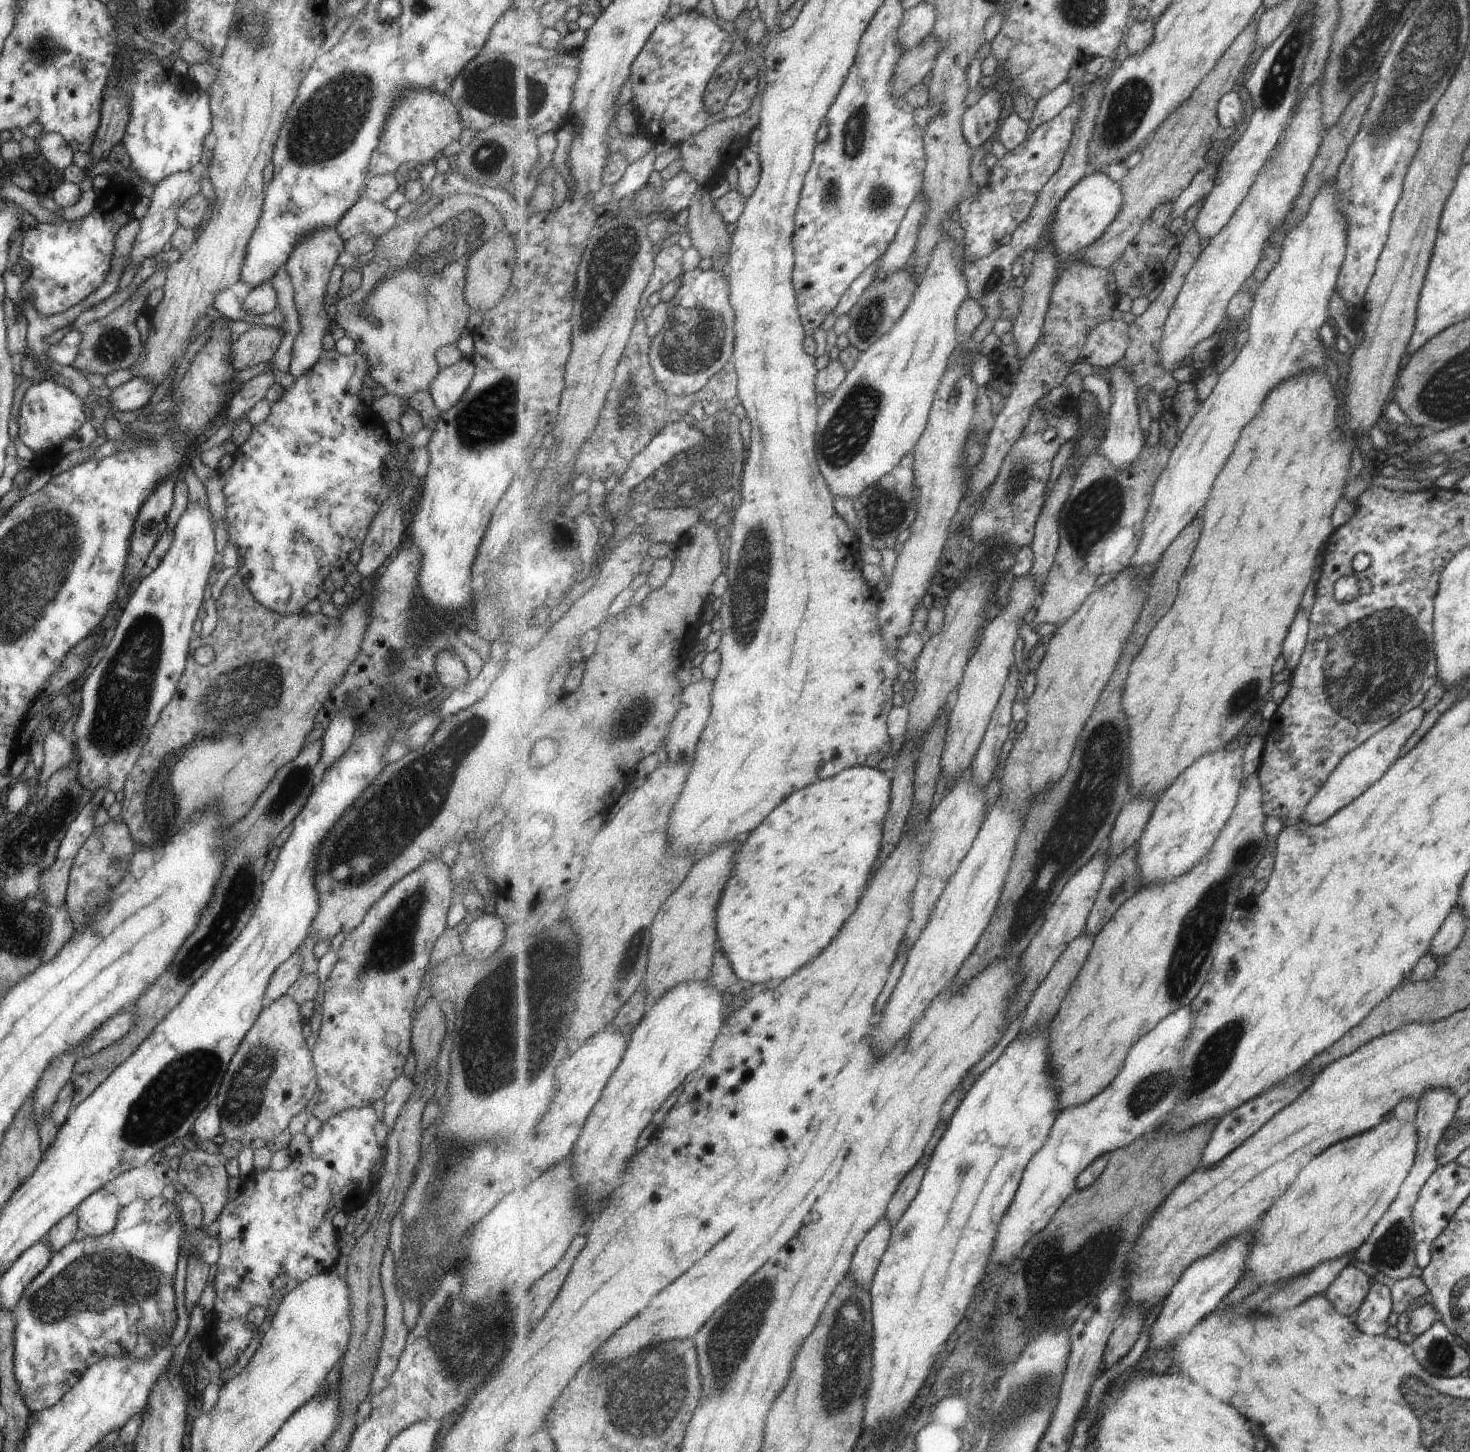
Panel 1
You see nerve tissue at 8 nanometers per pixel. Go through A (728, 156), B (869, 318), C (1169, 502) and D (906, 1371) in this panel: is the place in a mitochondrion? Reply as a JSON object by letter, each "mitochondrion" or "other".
{"A":"other","B":"mitochondrion","C":"other","D":"other"}

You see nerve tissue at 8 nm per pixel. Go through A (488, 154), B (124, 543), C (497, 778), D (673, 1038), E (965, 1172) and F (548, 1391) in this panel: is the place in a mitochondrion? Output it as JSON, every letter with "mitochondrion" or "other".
{"A":"mitochondrion","B":"other","C":"other","D":"other","E":"mitochondrion","F":"other"}

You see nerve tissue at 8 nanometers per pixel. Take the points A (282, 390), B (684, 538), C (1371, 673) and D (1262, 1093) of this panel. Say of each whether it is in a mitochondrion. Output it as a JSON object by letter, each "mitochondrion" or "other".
{"A":"other","B":"other","C":"mitochondrion","D":"other"}

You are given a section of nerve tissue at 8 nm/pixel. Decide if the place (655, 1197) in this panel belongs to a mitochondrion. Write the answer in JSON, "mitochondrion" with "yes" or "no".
{"mitochondrion":"no"}

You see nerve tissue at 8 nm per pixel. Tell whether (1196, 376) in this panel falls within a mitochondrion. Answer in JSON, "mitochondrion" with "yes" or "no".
{"mitochondrion":"no"}

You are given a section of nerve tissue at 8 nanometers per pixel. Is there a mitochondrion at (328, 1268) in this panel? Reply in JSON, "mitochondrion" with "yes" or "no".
{"mitochondrion":"no"}

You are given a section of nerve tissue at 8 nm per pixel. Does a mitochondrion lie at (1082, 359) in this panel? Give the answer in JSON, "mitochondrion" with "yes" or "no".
{"mitochondrion":"no"}

